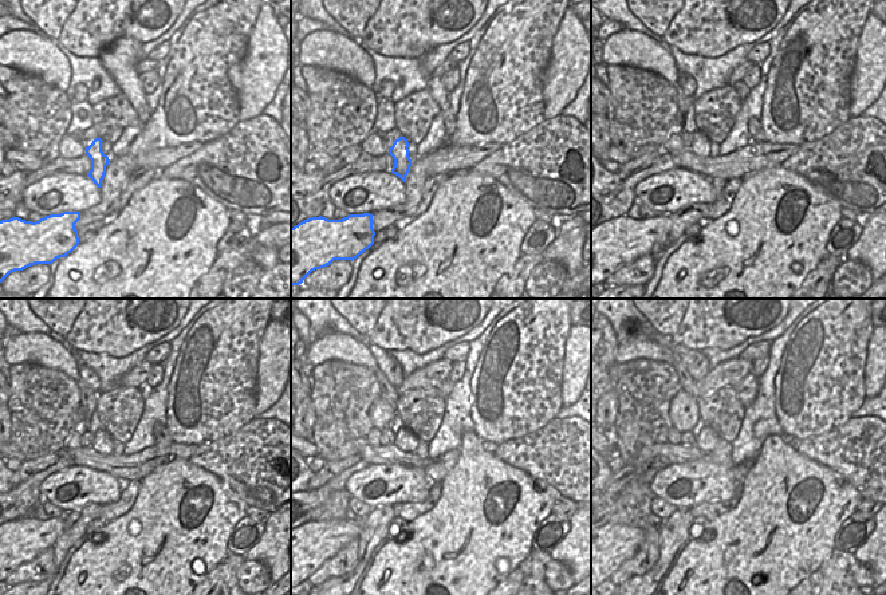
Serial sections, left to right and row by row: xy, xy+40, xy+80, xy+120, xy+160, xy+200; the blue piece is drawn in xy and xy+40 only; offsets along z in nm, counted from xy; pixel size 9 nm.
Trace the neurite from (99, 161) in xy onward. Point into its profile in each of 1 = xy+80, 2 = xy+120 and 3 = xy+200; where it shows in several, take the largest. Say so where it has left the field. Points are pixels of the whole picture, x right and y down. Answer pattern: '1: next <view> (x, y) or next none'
1: next xy+80 (701, 144)
2: next xy+120 (103, 442)
3: next xy+200 (708, 438)

